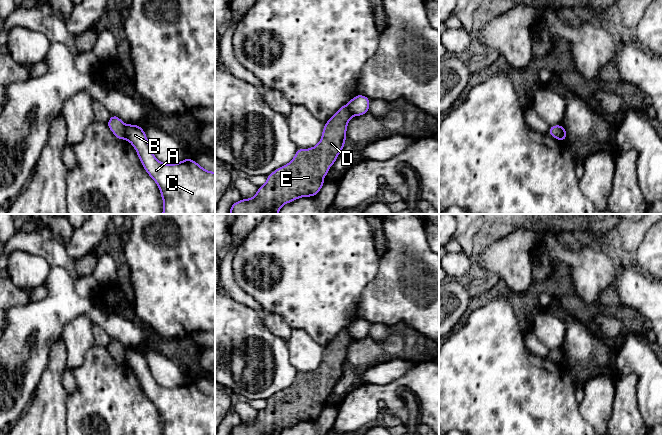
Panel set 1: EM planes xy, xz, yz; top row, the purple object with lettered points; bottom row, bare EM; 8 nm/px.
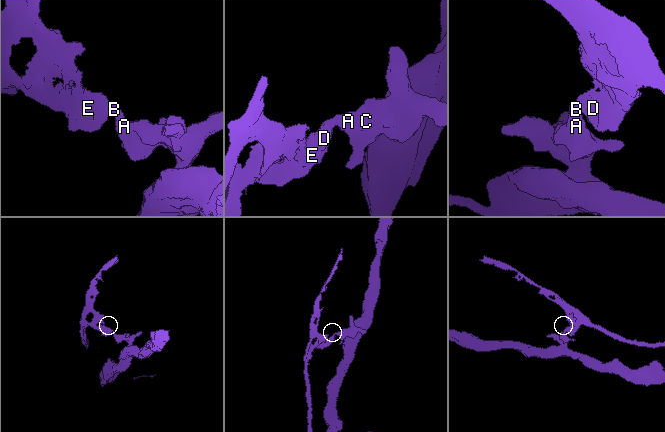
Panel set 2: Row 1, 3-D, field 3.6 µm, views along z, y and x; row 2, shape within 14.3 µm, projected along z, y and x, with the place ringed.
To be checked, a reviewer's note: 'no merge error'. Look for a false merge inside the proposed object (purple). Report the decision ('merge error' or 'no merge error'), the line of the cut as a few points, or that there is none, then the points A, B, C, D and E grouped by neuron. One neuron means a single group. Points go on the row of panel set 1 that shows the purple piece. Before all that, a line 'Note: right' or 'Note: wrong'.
Note: wrong
merge error | yz (559, 125), (562, 130), (563, 140) | A B C / D E

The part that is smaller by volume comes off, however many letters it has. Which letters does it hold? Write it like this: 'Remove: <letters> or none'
Remove: D, E

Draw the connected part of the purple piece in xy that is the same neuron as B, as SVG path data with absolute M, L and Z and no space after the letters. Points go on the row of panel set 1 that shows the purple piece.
M127 125L126 140L135 148L143 168L160 190L164 202L162 214L215 214L215 172L204 169L189 157L175 164L162 163L154 156L145 131L139 125Z

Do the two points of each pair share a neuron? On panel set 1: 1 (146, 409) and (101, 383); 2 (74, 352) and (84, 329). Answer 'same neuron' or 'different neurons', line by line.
1: same neuron
2: same neuron

